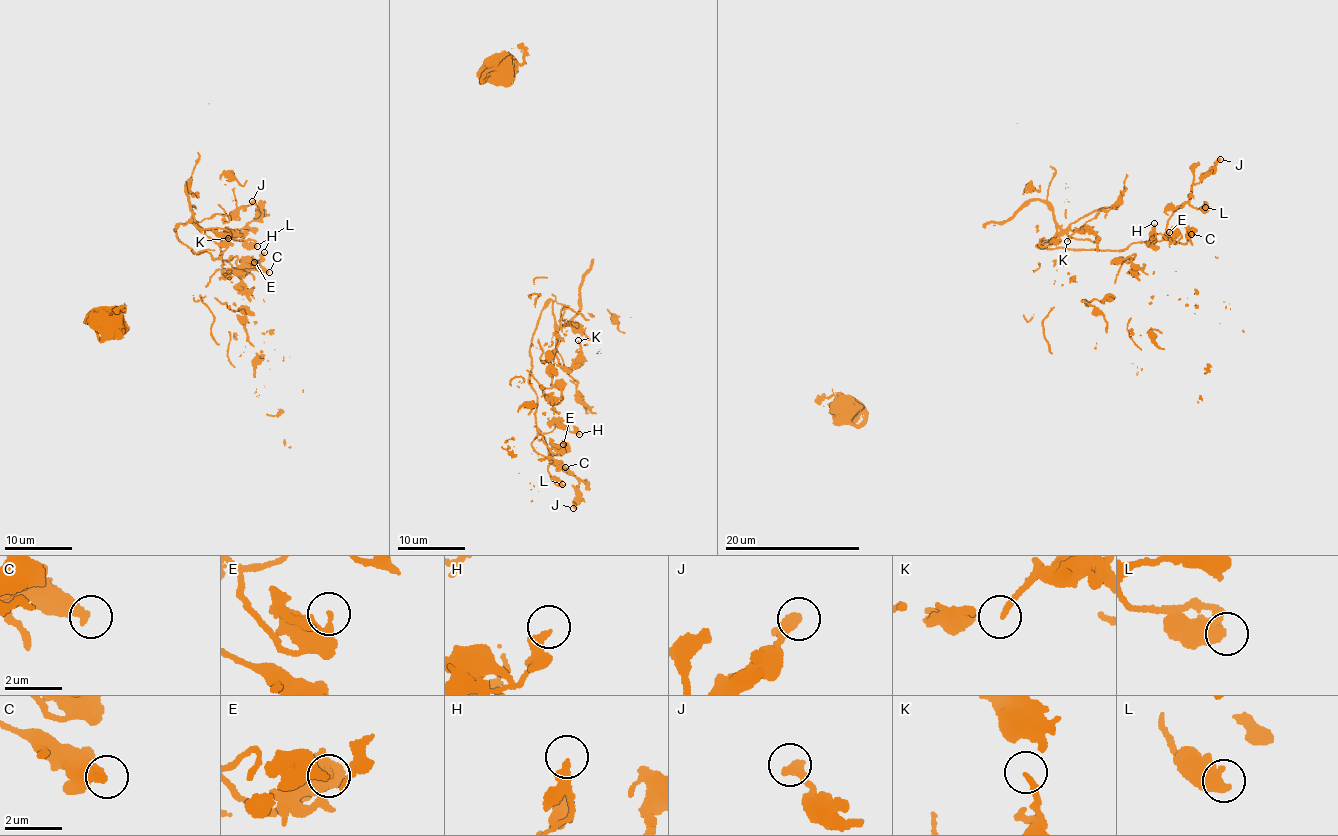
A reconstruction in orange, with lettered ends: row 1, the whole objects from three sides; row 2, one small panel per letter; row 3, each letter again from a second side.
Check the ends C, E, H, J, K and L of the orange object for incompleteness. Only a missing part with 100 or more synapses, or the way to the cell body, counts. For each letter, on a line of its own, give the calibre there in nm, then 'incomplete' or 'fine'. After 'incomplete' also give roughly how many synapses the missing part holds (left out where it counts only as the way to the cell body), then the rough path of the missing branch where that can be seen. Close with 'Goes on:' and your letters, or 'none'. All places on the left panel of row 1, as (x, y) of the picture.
C: calibre 420 nm; fine
E: calibre 170 nm; fine
H: calibre 340 nm; fine
J: calibre 440 nm; fine
K: calibre 150 nm; fine
L: calibre 480 nm; fine
Goes on: none

